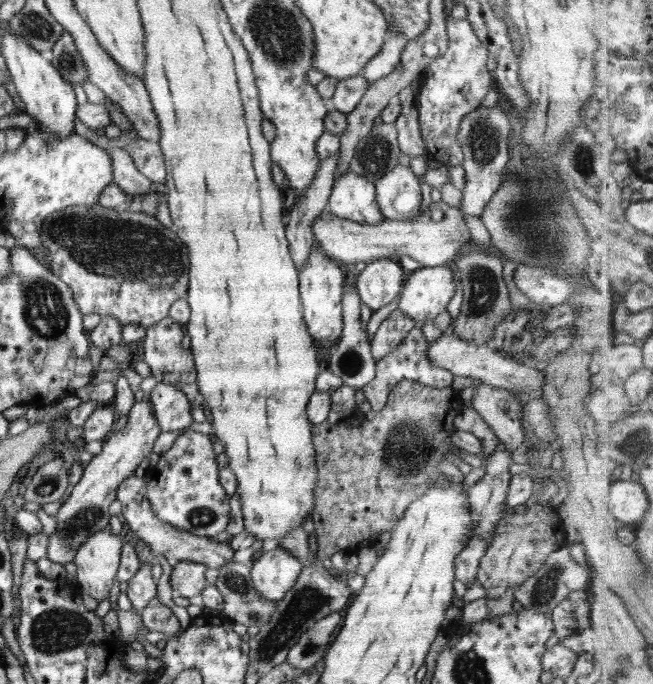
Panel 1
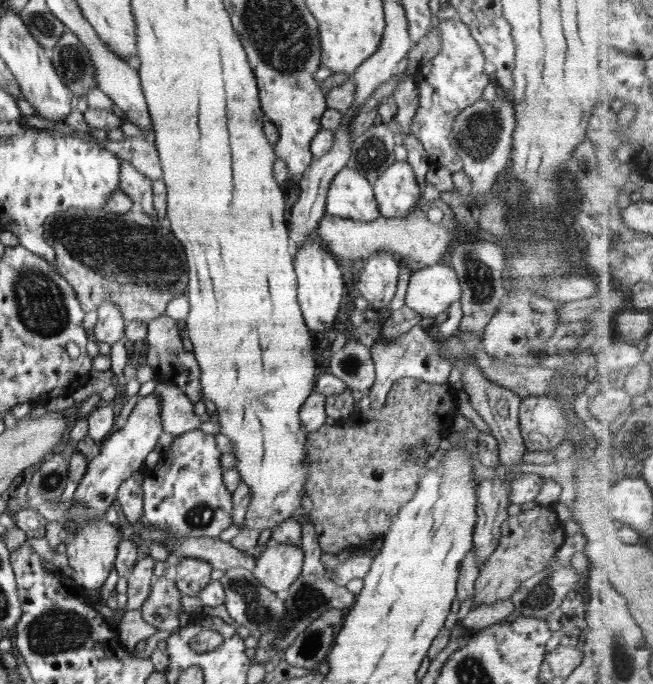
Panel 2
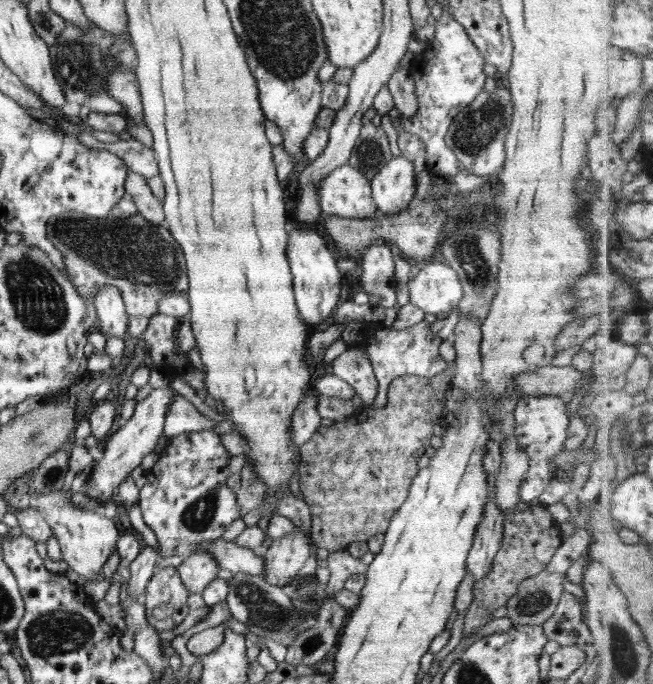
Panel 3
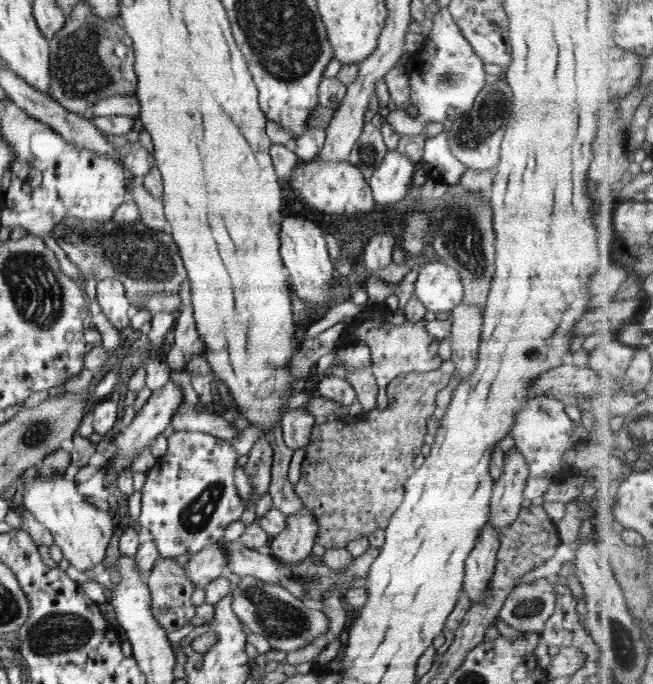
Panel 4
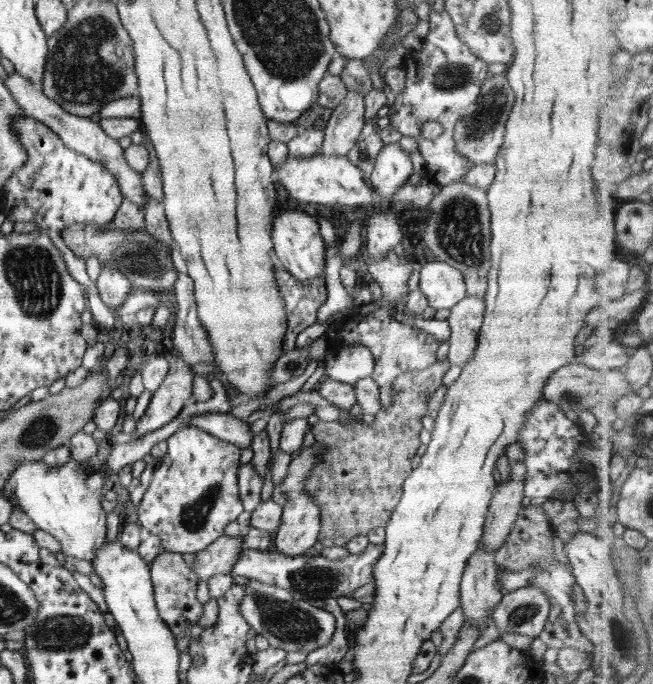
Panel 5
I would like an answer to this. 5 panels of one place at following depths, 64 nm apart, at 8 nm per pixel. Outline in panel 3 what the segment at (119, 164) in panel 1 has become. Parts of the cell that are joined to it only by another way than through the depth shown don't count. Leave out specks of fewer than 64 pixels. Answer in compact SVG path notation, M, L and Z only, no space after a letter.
M128 170L128 172L124 188L126 194L135 202L137 212L142 215L148 223L154 225L166 224L163 202L157 199L152 191L150 191L147 179L130 170Z

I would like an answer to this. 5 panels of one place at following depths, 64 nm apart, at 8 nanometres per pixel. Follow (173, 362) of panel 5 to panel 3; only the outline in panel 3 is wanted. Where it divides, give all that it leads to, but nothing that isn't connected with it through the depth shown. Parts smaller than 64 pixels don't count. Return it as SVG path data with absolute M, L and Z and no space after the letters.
M170 384L152 389L151 393L135 406L132 417L126 422L125 427L106 439L104 444L104 457L92 466L90 471L91 482L94 489L90 489L85 495L97 498L101 504L106 504L112 498L112 490L119 488L119 484L131 474L132 470L140 465L142 459L152 452L158 442L158 438L164 433L165 418L169 406L175 397L175 390Z

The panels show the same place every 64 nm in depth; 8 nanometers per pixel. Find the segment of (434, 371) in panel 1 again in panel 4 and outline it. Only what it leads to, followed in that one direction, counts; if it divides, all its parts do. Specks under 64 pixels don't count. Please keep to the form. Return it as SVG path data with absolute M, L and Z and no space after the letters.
M377 299L366 306L366 312L348 324L346 333L350 342L364 344L370 349L371 370L379 386L377 410L384 411L388 406L388 386L394 378L401 377L403 373L426 374L442 366L443 360L438 355L440 341L424 328L424 323L398 323L392 314L380 306Z

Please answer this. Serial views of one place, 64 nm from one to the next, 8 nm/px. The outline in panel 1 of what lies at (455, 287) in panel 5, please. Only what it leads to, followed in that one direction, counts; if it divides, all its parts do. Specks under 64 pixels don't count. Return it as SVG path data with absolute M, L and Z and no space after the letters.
M410 266L398 309L415 322L434 320L454 297L454 272L444 266Z

